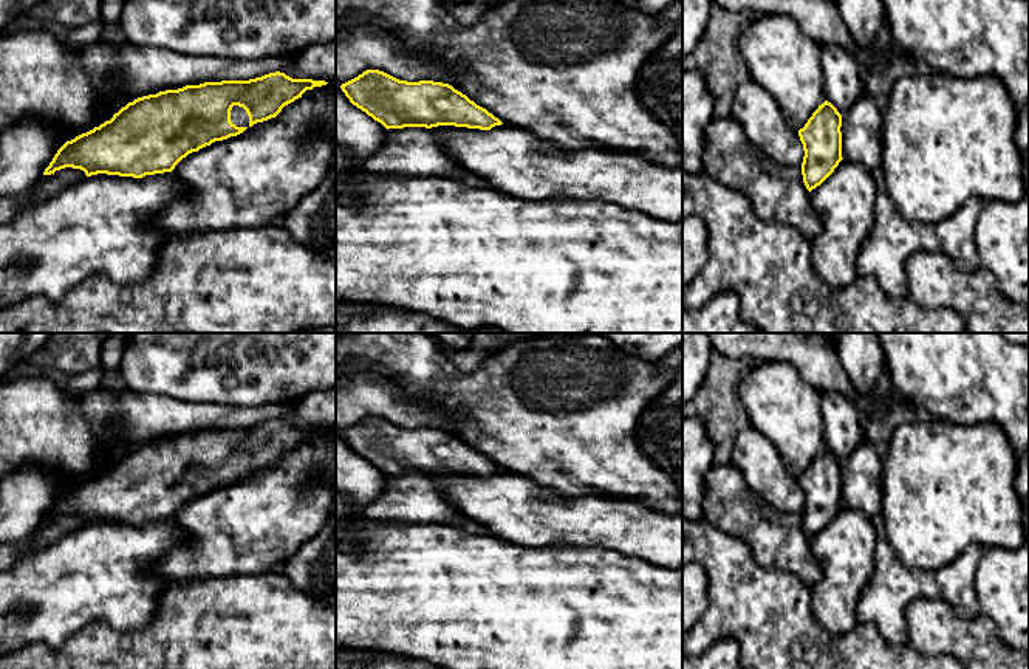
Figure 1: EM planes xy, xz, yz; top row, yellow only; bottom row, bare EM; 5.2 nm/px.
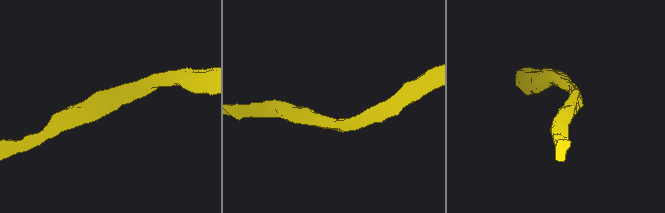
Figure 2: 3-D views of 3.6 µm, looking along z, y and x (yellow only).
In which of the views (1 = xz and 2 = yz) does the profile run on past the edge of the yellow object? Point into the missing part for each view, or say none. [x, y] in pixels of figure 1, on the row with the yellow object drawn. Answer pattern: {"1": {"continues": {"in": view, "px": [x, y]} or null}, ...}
{"1": {"continues": {"in": "xz", "px": [514, 161]}}, "2": {"continues": {"in": "yz", "px": [844, 202]}}}

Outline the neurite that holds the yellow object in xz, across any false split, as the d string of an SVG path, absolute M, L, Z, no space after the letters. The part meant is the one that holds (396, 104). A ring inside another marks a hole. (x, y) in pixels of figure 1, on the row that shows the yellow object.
M367 70L340 85L353 105L388 129L426 127L436 135L443 150L466 172L484 178L491 189L518 200L599 200L617 208L650 215L653 220L682 223L682 166L662 166L633 152L588 147L563 150L548 141L514 125L503 124L486 108L477 105L466 94L449 84L399 81L379 70Z

